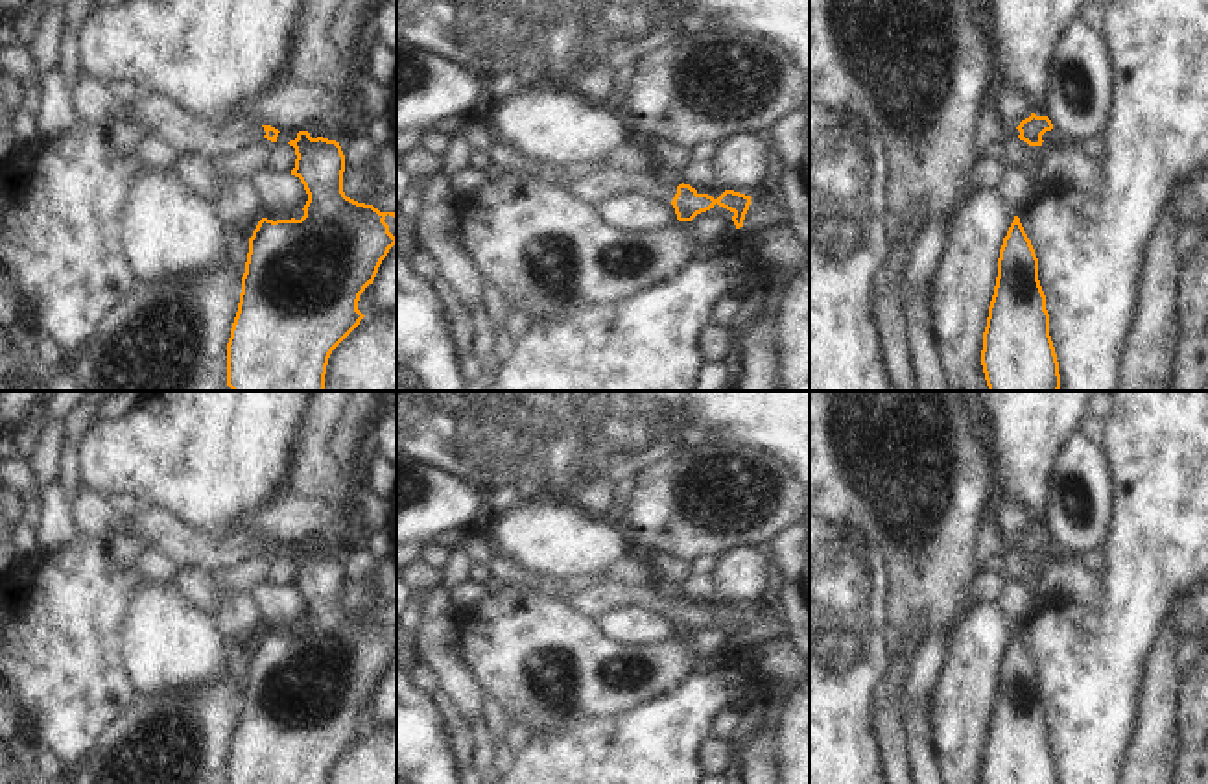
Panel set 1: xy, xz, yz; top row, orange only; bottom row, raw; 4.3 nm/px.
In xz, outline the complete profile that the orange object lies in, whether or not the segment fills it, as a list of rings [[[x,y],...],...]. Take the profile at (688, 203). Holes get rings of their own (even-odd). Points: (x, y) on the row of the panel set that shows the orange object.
[[[603,168],[570,181],[563,186],[572,197],[599,205],[603,199],[623,192],[636,192],[660,203],[671,203],[679,221],[692,221],[697,214],[719,207],[730,210],[736,229],[743,227],[745,214],[751,205],[751,196],[725,190],[717,199],[708,194],[699,194],[690,184],[679,184],[675,177],[629,172],[620,168]]]

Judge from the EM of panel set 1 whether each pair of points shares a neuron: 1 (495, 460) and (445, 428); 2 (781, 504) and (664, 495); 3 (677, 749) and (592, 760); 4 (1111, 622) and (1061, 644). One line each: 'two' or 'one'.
1: one
2: one
3: one
4: one

